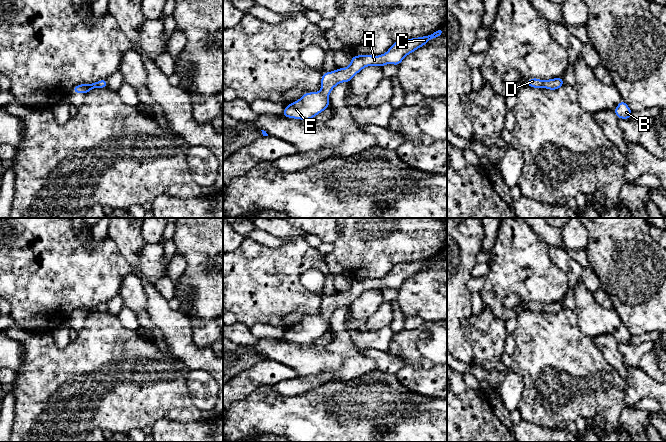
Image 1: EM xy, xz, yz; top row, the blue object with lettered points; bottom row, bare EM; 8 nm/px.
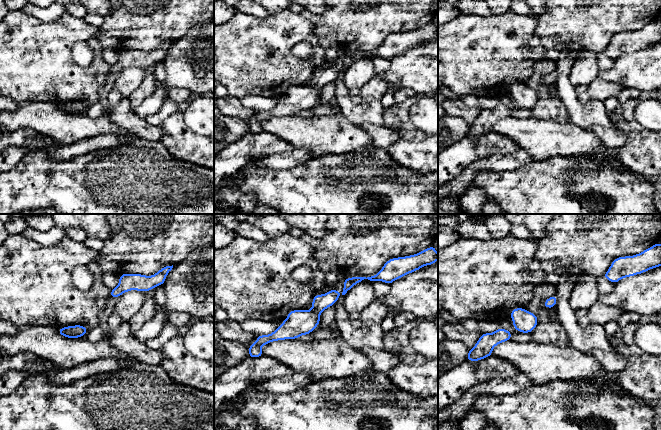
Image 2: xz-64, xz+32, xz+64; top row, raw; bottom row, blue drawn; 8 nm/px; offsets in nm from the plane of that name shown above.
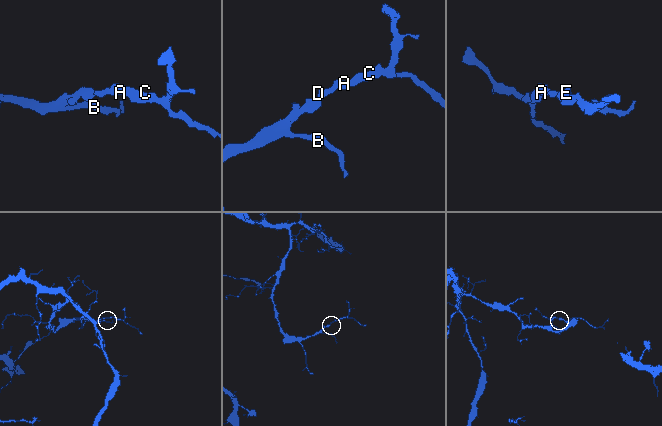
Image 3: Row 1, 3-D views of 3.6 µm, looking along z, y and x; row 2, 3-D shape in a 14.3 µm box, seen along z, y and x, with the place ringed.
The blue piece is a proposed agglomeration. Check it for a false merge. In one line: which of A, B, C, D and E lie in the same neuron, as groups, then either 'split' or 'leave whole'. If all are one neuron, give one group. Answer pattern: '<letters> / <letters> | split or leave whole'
A B C D E | leave whole

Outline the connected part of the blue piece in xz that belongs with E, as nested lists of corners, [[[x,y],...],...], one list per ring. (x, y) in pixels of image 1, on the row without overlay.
[[[440,252],[427,260],[398,264],[382,279],[356,279],[351,281],[351,287],[348,291],[323,297],[320,315],[303,318],[299,324],[286,330],[282,339],[293,343],[312,344],[314,340],[330,330],[329,318],[338,308],[350,306],[366,290],[383,291],[386,288],[399,290],[407,279],[427,268],[430,263],[435,263],[443,257],[444,254]]]

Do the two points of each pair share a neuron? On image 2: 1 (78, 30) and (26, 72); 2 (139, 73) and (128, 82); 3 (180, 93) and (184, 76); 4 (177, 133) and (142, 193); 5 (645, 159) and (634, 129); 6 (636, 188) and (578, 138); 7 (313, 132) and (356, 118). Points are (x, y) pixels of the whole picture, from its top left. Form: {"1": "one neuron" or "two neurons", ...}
{"1": "one neuron", "2": "one neuron", "3": "two neurons", "4": "two neurons", "5": "one neuron", "6": "two neurons", "7": "two neurons"}

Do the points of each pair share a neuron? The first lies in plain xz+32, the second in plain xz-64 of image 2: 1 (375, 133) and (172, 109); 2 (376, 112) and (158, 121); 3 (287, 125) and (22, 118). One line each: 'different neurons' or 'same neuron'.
1: different neurons
2: different neurons
3: same neuron

